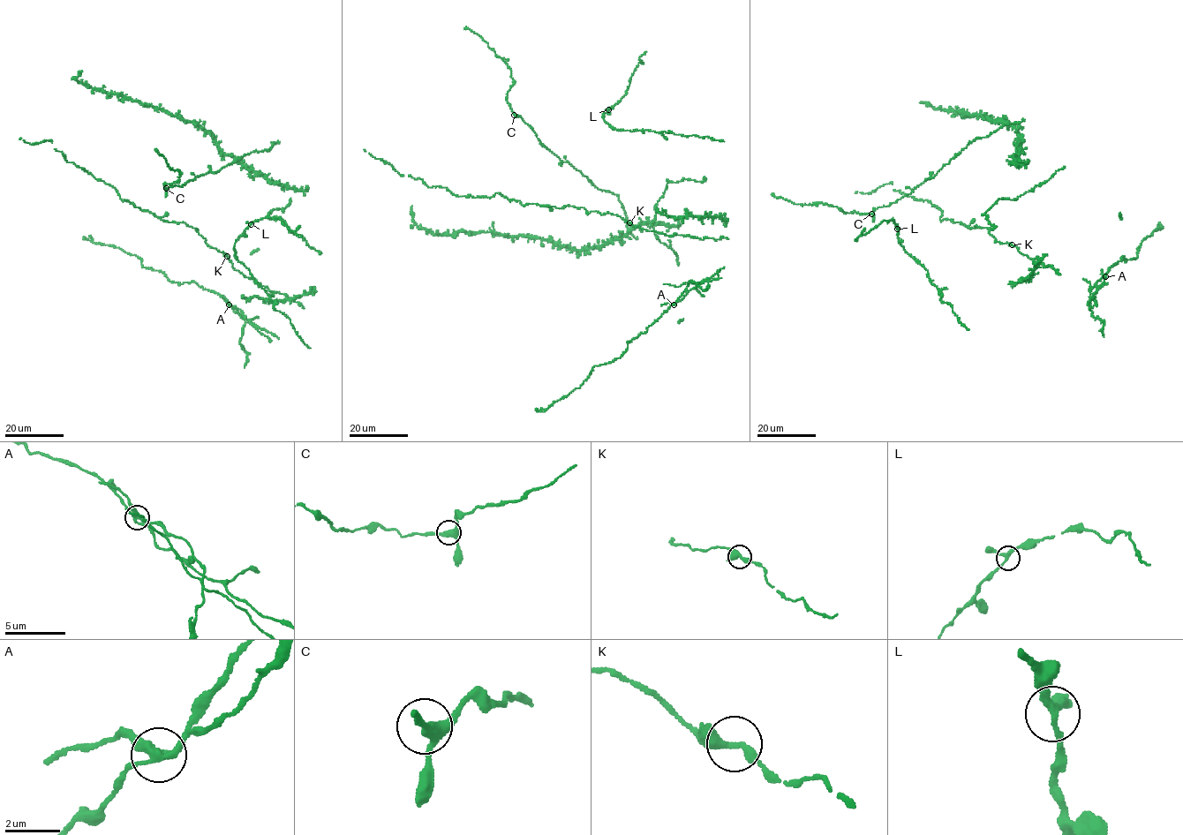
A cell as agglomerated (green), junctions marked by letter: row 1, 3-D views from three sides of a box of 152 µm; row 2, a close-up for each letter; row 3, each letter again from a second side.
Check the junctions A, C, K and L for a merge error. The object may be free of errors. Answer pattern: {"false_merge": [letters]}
{"false_merge": ["A"]}

